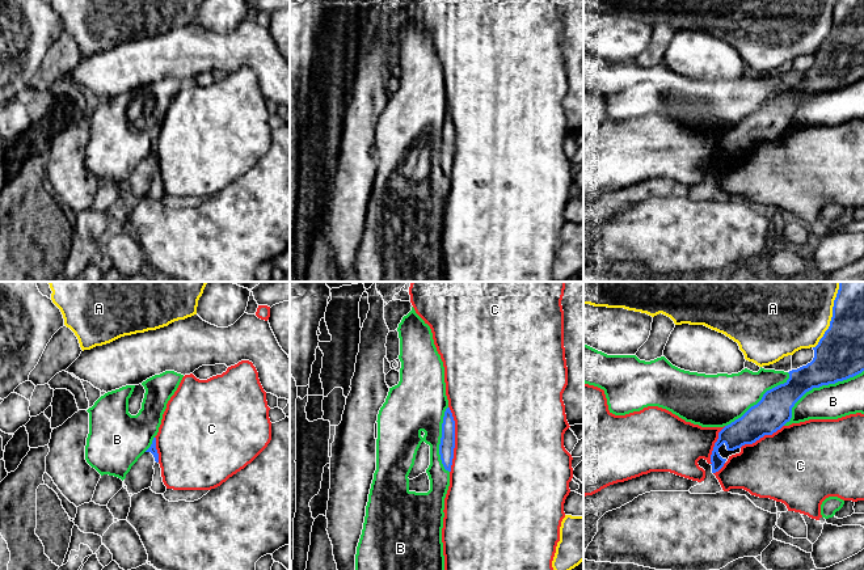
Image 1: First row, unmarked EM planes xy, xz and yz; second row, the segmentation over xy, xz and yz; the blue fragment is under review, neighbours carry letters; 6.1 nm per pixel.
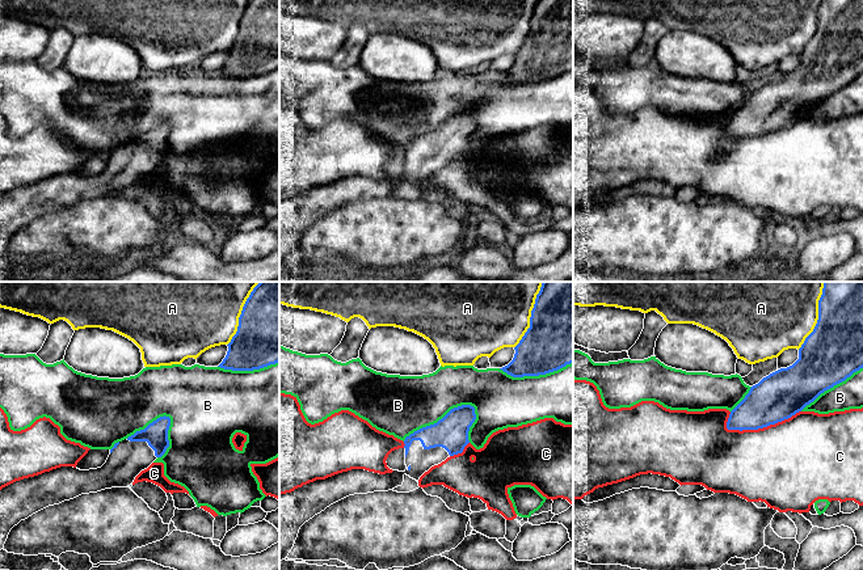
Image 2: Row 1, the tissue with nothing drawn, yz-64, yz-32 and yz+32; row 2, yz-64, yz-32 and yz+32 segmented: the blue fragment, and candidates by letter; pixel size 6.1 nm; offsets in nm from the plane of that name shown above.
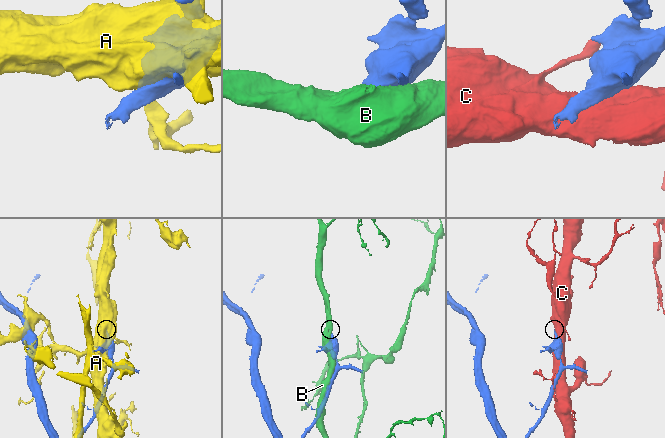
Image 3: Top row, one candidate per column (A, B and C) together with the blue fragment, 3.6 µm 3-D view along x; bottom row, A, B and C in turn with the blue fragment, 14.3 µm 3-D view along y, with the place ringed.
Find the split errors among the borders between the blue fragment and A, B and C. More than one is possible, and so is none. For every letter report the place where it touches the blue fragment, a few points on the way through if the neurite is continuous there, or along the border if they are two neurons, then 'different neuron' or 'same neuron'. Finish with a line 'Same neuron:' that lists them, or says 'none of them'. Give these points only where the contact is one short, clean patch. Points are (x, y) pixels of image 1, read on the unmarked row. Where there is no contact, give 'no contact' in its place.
A: yz (830, 28) | different neuron
B: yz (817, 93) | different neuron
C: xz (454, 146) | different neuron
Same neuron: none of them

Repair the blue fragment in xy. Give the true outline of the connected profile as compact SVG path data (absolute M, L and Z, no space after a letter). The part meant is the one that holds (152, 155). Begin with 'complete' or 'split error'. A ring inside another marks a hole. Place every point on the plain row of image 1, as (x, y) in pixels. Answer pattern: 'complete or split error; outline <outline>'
split error; outline M153 144L151 153L138 165L126 181L125 191L128 200L138 200L144 195L152 193L155 176L153 172L159 169L159 160L156 156L156 144Z

